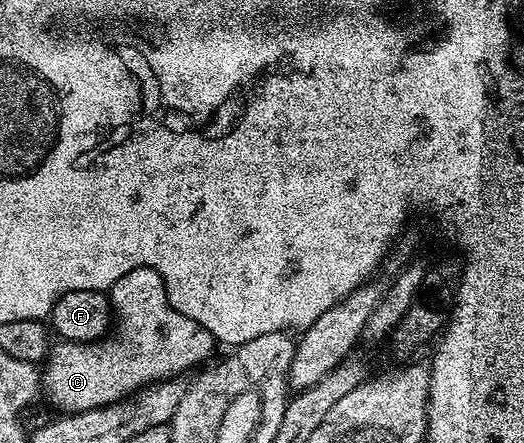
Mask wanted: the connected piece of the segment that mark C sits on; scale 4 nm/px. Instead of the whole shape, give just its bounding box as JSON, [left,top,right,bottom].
[40,269,216,415]

